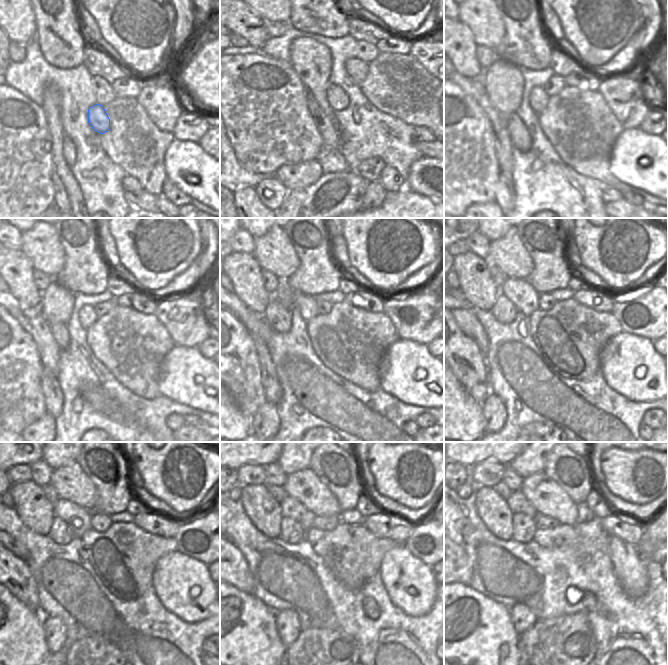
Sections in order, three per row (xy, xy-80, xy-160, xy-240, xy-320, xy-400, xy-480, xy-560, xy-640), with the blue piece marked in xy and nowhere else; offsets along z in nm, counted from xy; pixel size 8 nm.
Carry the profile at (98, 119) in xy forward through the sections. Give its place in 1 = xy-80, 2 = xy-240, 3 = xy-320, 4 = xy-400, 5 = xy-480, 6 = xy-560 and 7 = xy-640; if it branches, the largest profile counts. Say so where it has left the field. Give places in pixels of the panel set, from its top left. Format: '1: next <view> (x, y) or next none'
1: next xy-80 (316, 109)
2: next xy-240 (87, 315)
3: next xy-320 (306, 304)
4: next xy-400 (519, 292)
5: next xy-480 (78, 518)
6: next xy-560 (291, 508)
7: next xy-640 (517, 502)

